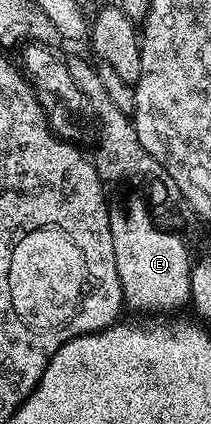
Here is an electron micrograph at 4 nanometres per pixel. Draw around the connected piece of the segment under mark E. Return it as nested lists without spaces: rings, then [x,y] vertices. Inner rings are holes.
[[[146,199],[131,200],[127,204],[127,213],[123,217],[112,219],[111,233],[113,234],[113,258],[117,258],[117,278],[121,278],[121,290],[123,291],[123,303],[128,309],[132,308],[135,312],[163,312],[159,314],[175,314],[178,308],[188,307],[191,298],[191,266],[193,256],[187,253],[187,244],[175,232],[166,232],[163,228],[155,225],[155,220],[151,217],[152,209],[149,207]]]

